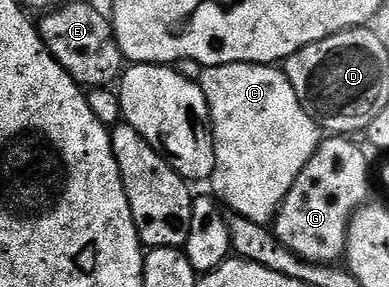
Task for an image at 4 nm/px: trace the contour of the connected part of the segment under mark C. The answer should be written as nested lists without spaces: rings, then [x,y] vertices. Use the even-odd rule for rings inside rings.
[[[209,65],[198,82],[211,109],[211,133],[215,137],[215,170],[209,179],[210,192],[230,212],[270,226],[285,195],[297,183],[297,175],[313,159],[321,140],[320,127],[301,107],[301,99],[297,99],[297,91],[293,91],[286,72],[275,65]]]

